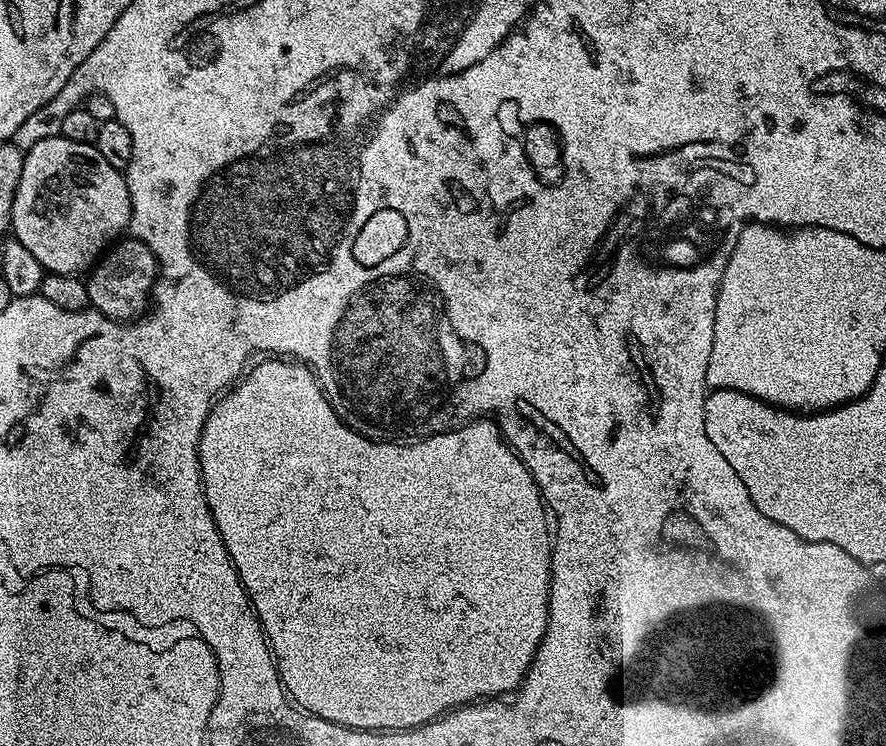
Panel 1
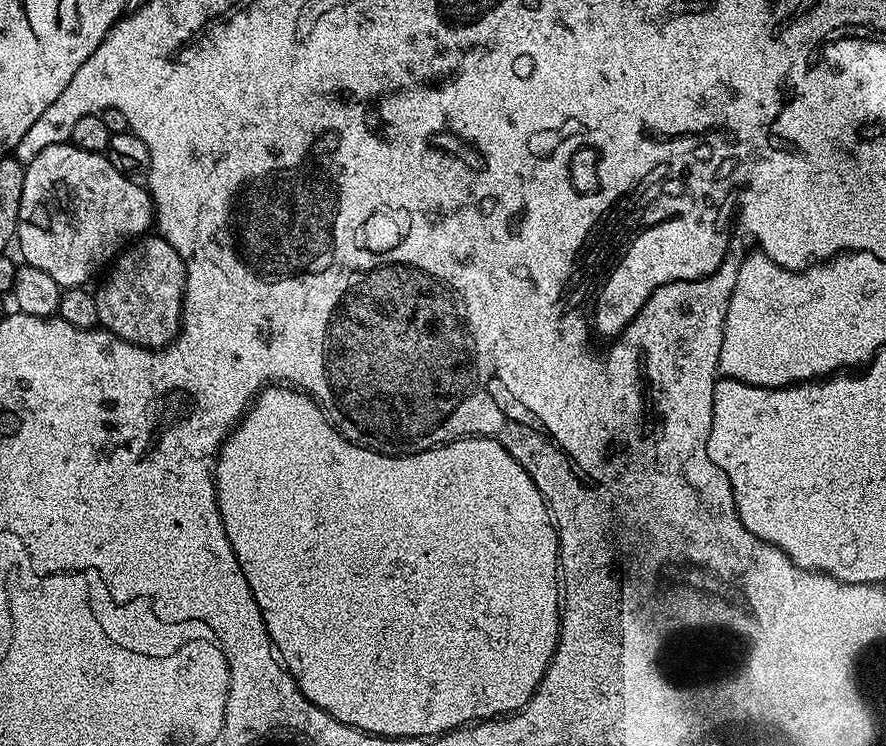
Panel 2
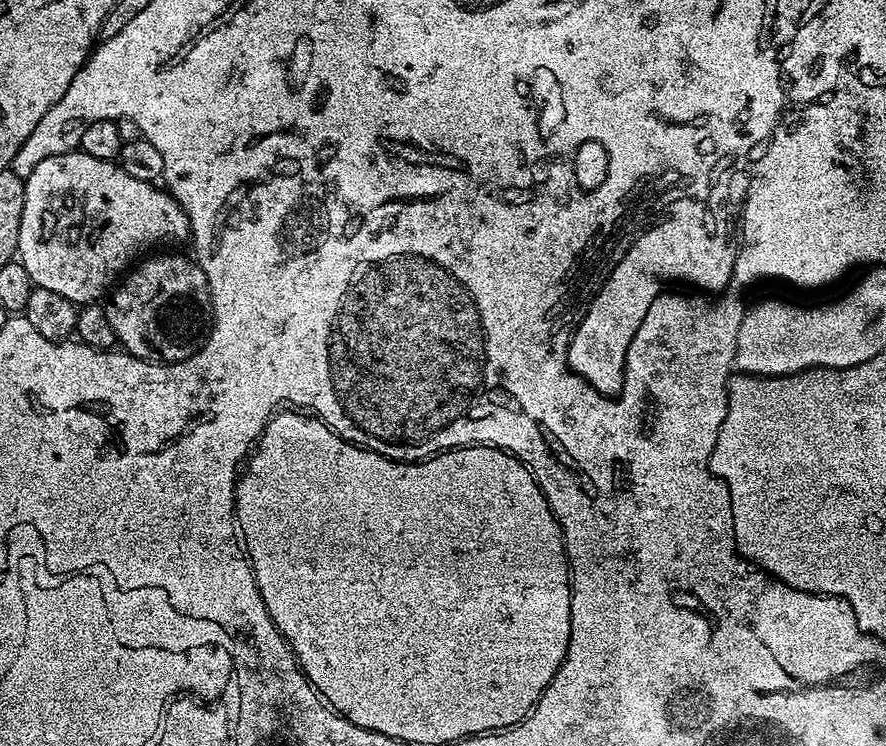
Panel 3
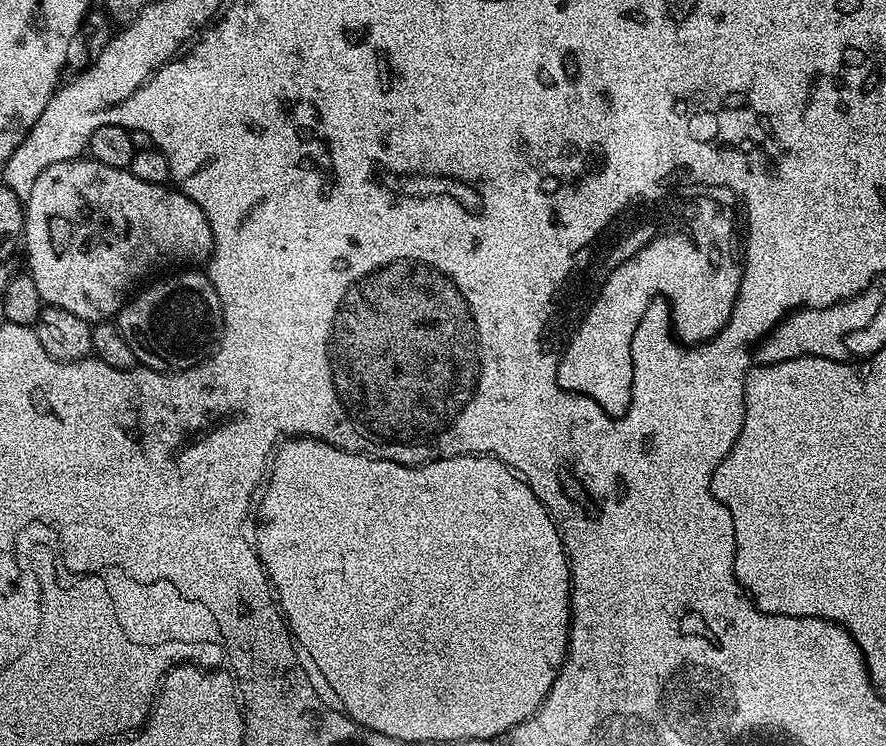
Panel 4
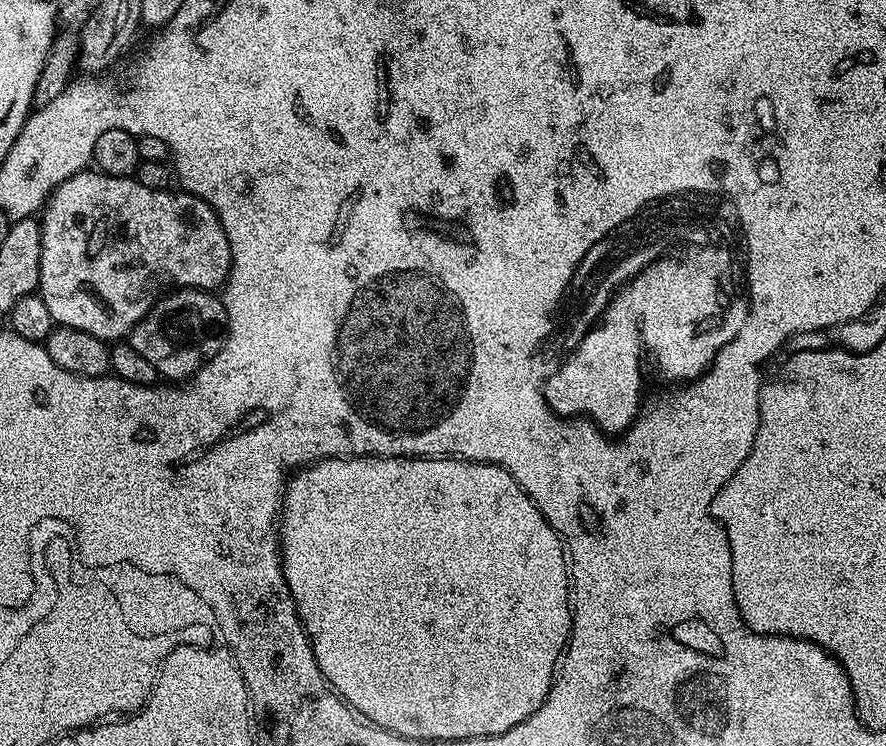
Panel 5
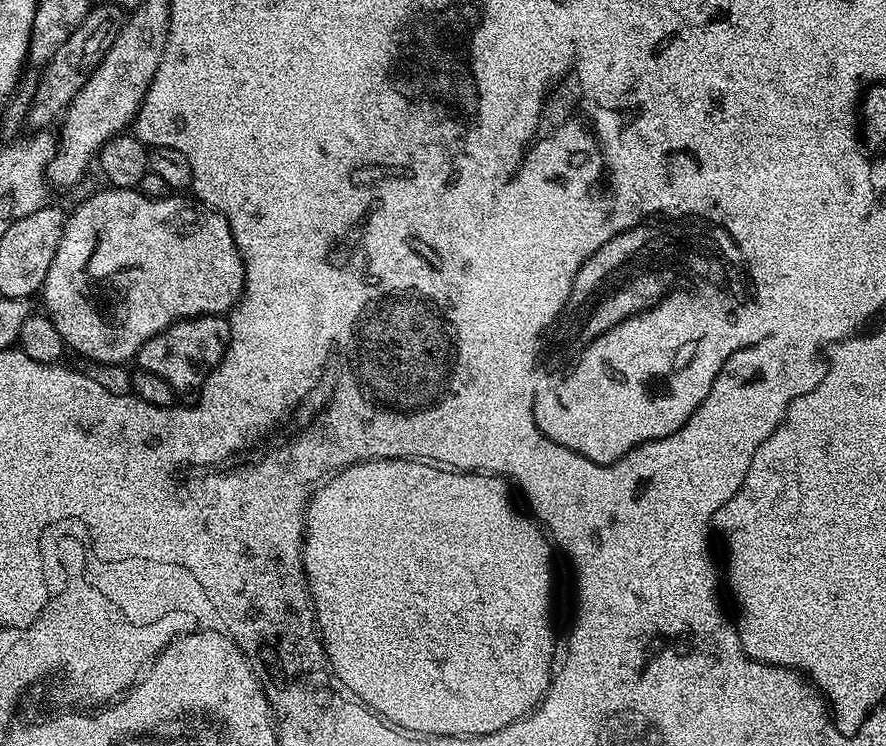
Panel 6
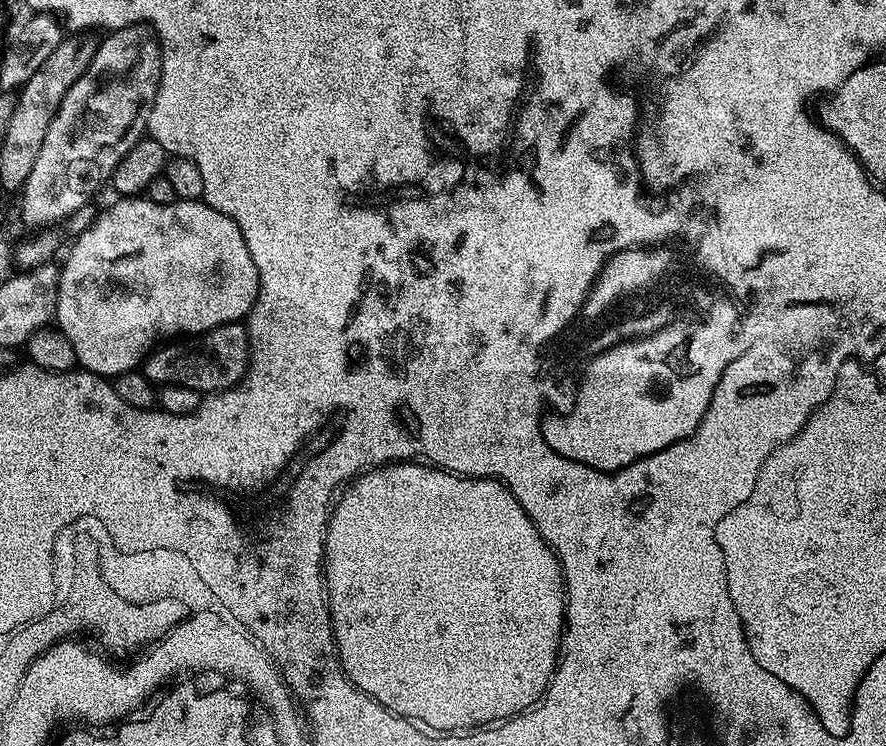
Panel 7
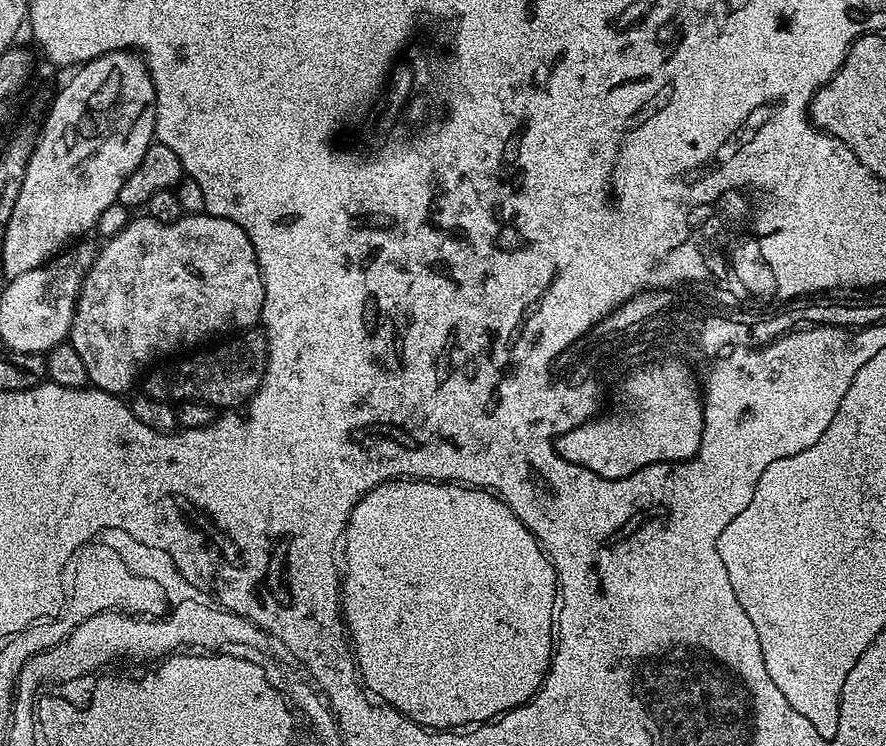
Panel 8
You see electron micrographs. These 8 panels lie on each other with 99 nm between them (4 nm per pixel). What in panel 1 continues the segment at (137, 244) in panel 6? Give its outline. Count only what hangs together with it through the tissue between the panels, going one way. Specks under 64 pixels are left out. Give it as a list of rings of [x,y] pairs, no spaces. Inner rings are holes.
[[[50,134],[25,151],[22,178],[18,178],[18,190],[14,194],[10,232],[34,254],[45,273],[70,276],[91,269],[105,249],[123,233],[120,231],[128,228],[131,217],[130,190],[124,181],[124,172],[110,166],[110,162],[98,154],[95,144],[70,142],[65,136]]]

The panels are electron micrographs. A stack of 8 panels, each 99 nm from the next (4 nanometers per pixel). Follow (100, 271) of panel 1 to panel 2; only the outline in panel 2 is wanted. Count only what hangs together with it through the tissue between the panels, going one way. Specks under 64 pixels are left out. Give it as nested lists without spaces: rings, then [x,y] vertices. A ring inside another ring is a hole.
[[[145,234],[133,240],[111,261],[110,267],[103,276],[104,281],[101,282],[100,289],[95,289],[94,292],[99,327],[106,332],[113,332],[115,336],[126,342],[136,344],[139,348],[159,350],[175,340],[182,330],[186,266],[178,250],[174,250],[170,242],[166,242],[159,234]]]

